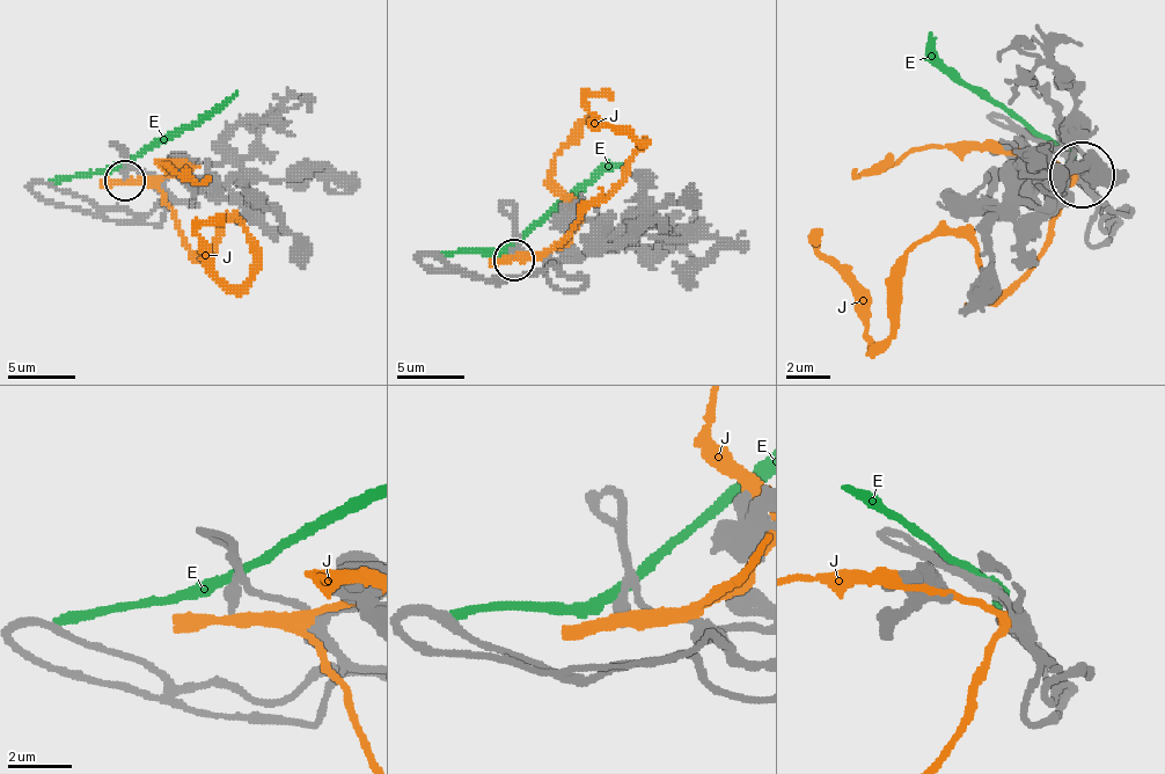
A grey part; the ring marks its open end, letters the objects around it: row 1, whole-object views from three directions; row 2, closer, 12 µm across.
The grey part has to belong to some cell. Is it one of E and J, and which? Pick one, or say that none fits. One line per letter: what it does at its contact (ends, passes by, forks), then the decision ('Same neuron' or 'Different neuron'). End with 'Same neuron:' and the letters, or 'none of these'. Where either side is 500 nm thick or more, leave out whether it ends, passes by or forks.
E: It passes by. Different neuron
J: It passes by. Different neuron
Same neuron: none of these

